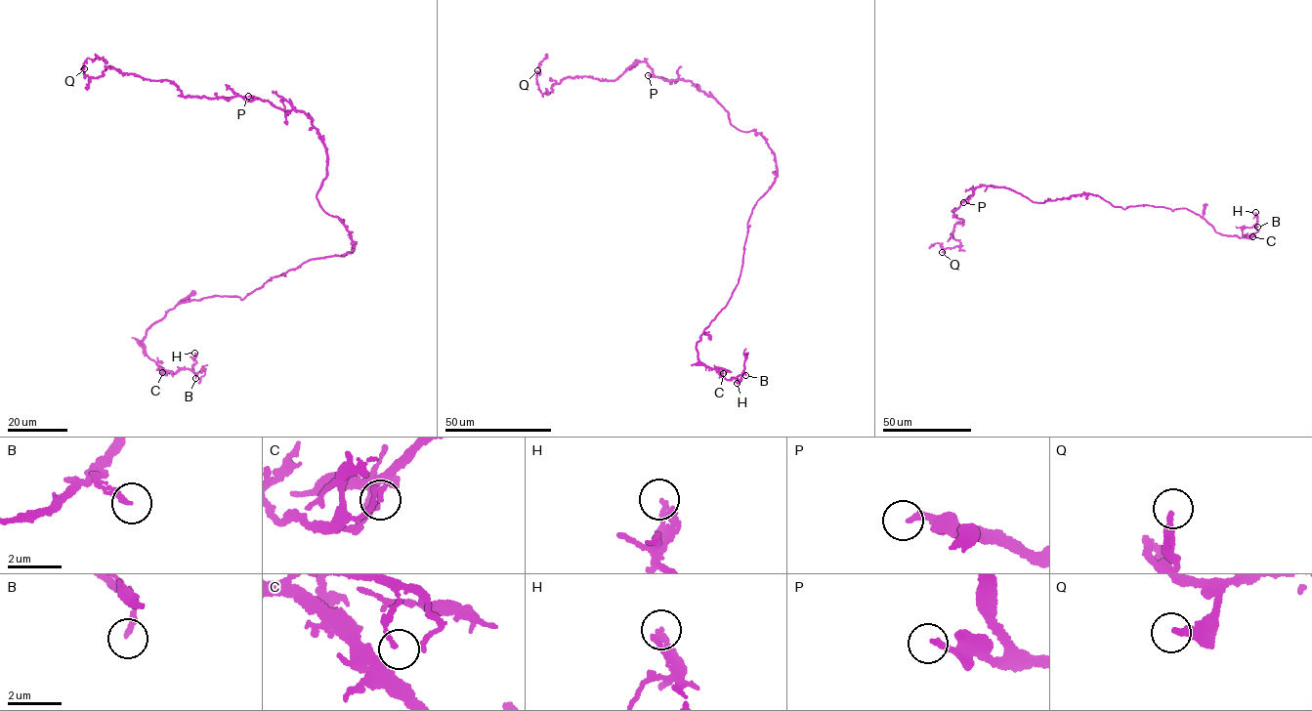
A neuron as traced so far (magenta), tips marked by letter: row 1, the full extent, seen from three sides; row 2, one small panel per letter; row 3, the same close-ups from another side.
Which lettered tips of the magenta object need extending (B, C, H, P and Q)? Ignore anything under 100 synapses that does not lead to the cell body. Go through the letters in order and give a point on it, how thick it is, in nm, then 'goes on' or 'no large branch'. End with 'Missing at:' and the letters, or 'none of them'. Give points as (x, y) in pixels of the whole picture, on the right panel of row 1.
B: place (1257, 227); calibre 190 nm; no large branch
C: place (1252, 236); calibre 120 nm; no large branch
H: place (1255, 212); calibre 190 nm; no large branch
P: place (963, 202); calibre 220 nm; no large branch
Q: place (942, 252); calibre 240 nm; no large branch
Missing at: none of them

